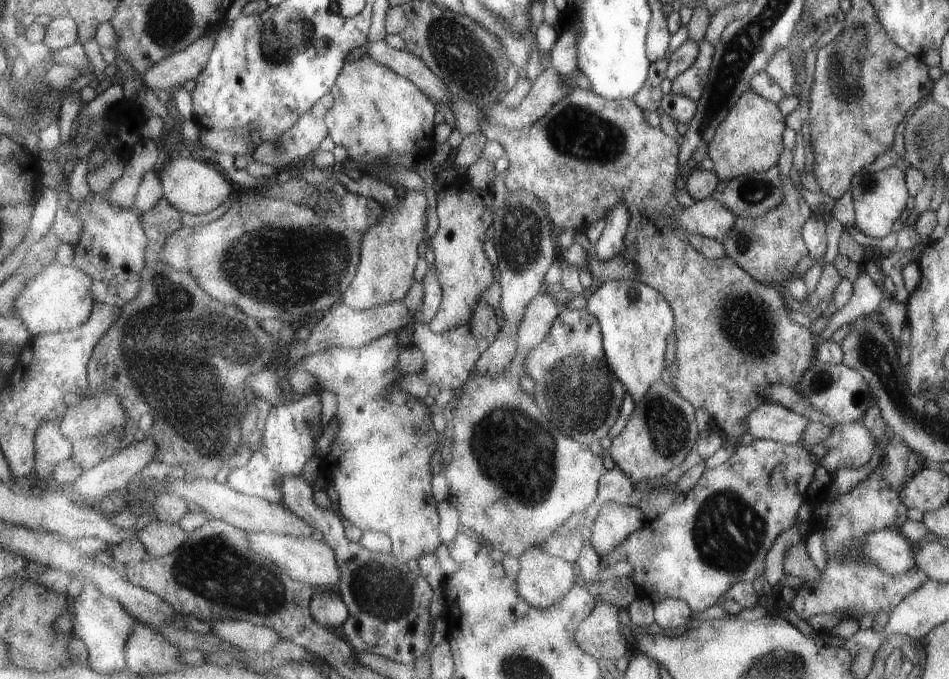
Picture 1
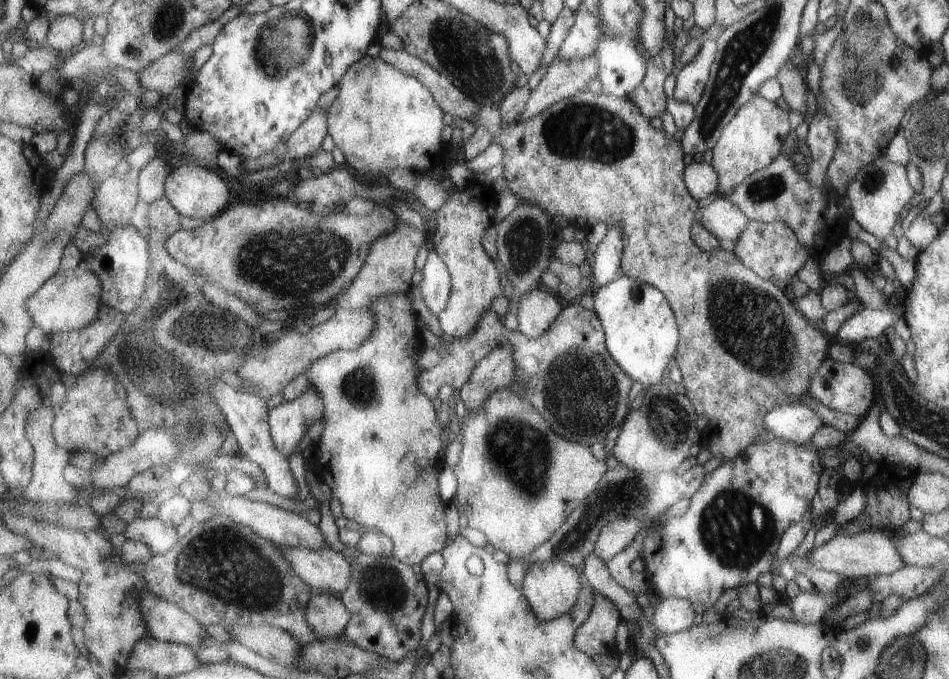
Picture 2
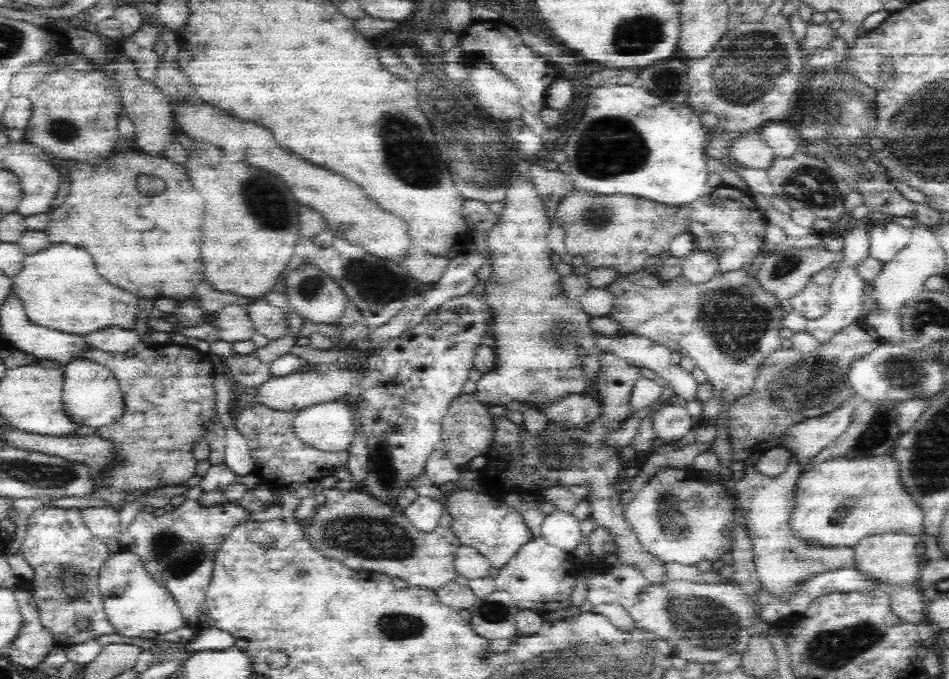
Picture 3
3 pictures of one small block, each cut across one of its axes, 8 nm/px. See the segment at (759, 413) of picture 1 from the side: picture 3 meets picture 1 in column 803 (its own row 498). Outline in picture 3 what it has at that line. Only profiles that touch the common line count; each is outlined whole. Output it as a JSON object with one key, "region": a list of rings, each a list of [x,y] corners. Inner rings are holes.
{"region":[[[418,496],[416,502],[412,506],[408,506],[406,510],[400,510],[404,514],[404,518],[410,522],[410,526],[422,534],[430,534],[434,530],[440,528],[440,518],[444,514],[446,506],[442,502]]]}

